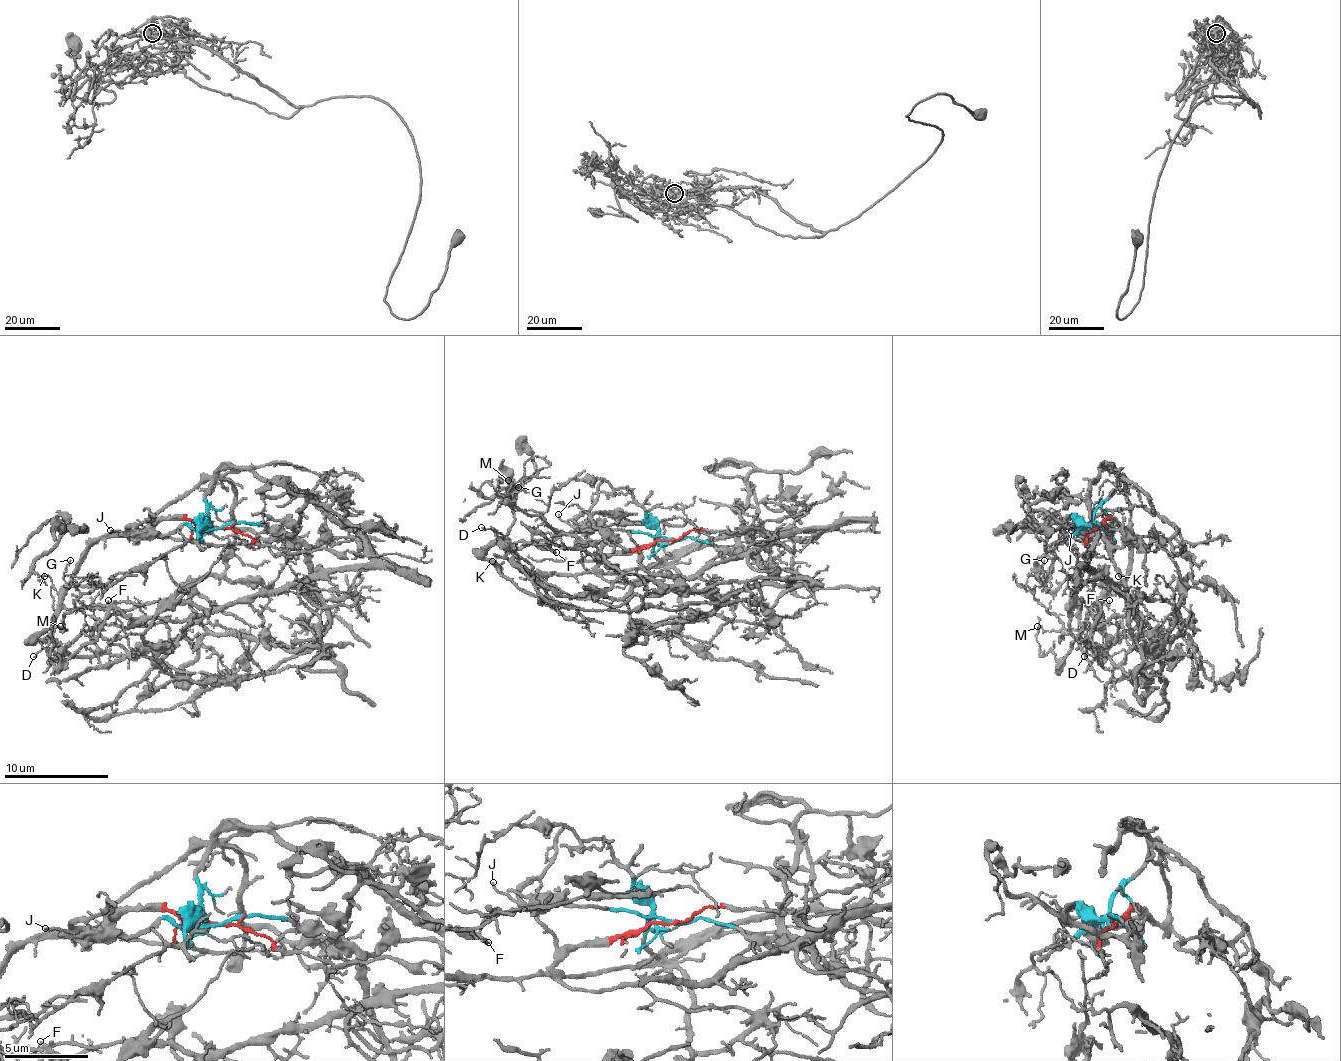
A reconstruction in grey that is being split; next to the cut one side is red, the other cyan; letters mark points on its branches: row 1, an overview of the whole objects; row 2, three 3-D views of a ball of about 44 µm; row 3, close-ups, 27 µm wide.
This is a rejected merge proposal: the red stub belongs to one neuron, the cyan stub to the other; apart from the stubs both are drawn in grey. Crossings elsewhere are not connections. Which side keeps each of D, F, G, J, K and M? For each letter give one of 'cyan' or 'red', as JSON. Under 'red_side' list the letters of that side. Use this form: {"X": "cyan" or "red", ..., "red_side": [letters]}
{"D": "red", "F": "red", "G": "red", "J": "red", "K": "red", "M": "red", "red_side": ["D", "F", "G", "J", "K", "M"]}

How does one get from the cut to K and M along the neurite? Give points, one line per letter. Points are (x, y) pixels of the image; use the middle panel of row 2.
K: (669, 541), (606, 554), (590, 570), (551, 575), (525, 572), (504, 541), (486, 557), (499, 572), (491, 562)
M: (669, 541), (603, 557), (590, 570), (551, 575), (525, 572), (504, 536), (512, 525), (507, 481)

